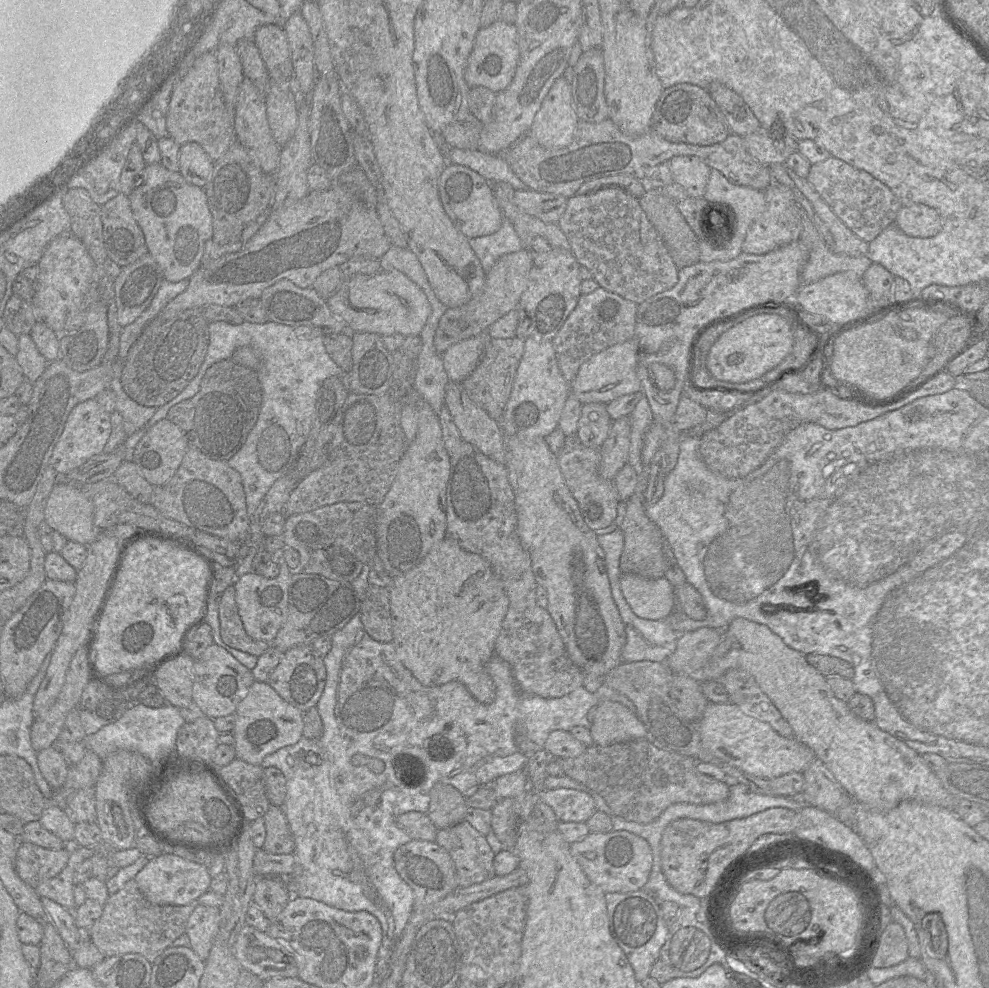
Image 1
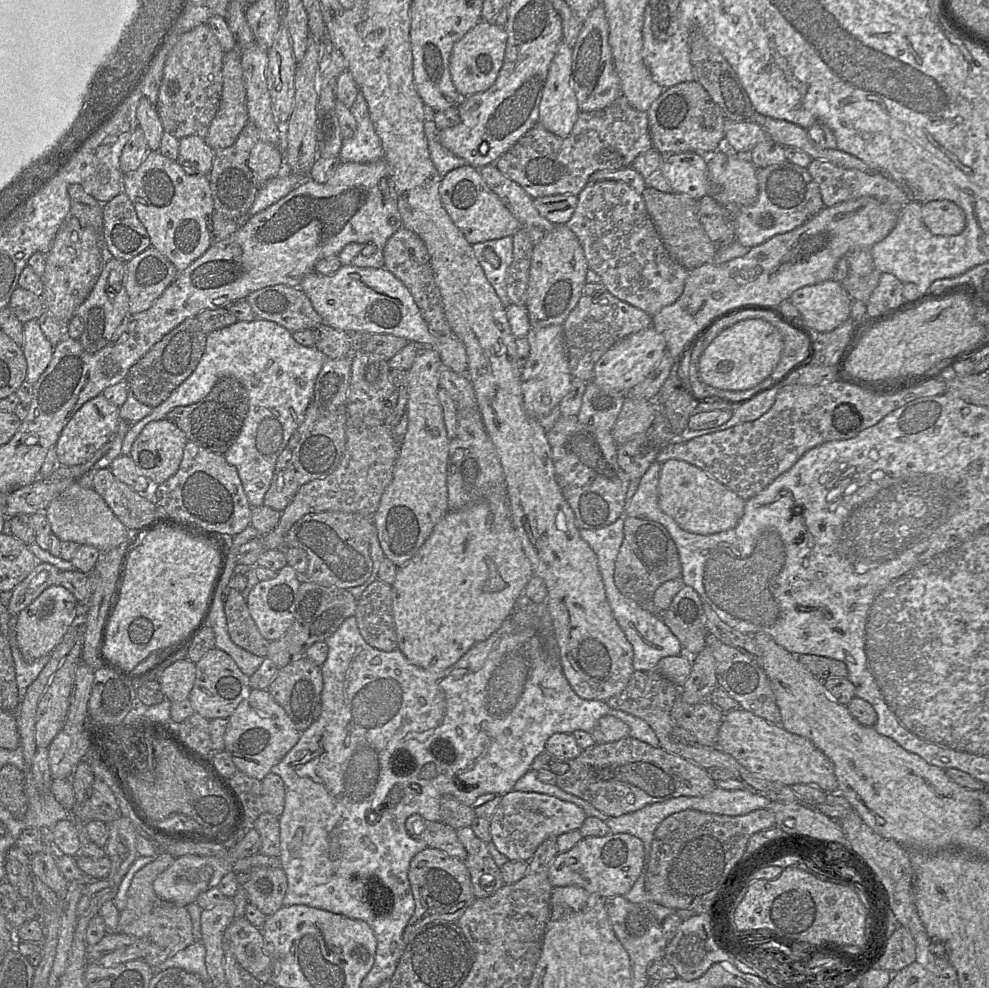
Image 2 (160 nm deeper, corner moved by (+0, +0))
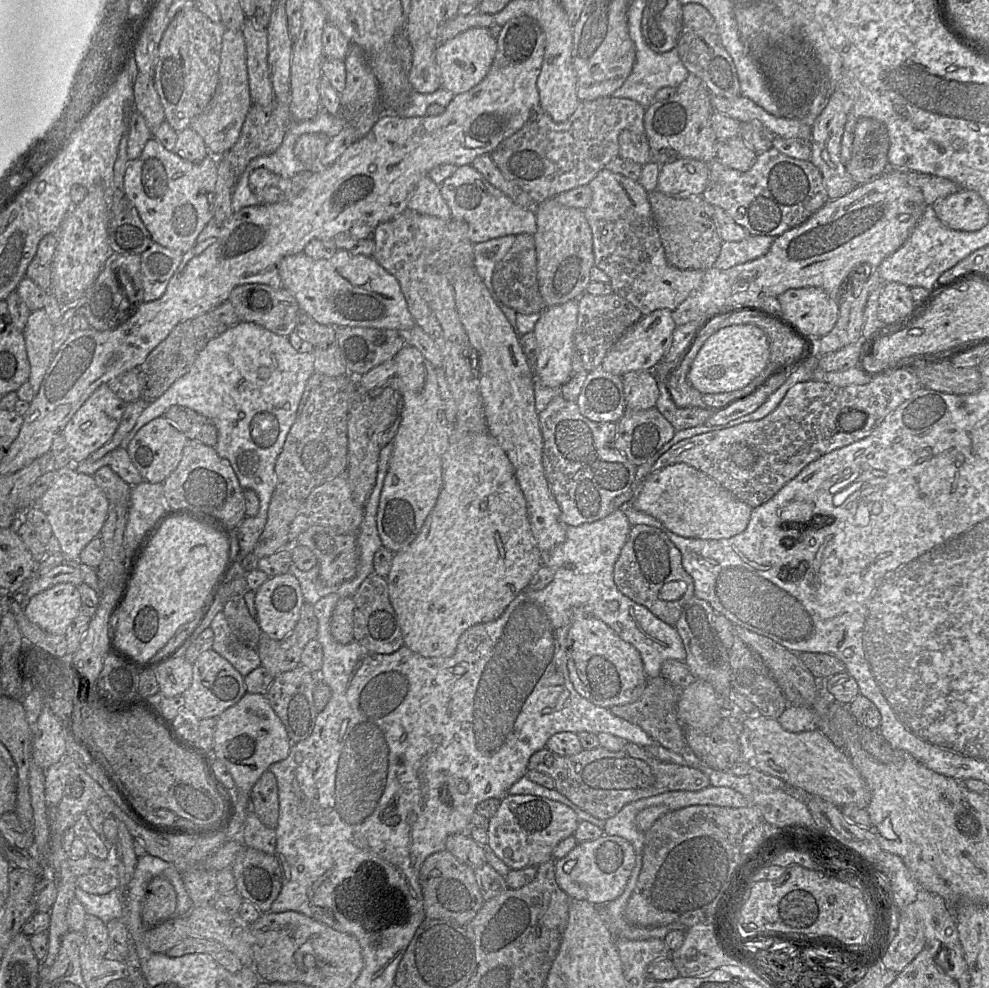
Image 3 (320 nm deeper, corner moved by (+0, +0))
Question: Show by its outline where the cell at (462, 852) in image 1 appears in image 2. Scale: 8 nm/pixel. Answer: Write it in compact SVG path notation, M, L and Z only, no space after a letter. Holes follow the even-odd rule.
M471 827L456 829L456 833L467 852L464 864L469 871L475 897L485 898L492 895L504 882L500 868L489 853L487 843L478 838Z

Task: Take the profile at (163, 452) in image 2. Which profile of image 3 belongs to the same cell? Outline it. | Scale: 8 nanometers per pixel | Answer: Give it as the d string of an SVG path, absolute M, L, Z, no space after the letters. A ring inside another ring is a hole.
M160 416L139 429L130 441L127 451L144 481L163 483L178 467L187 440L188 438L185 434L183 434L174 423L169 421L165 416Z

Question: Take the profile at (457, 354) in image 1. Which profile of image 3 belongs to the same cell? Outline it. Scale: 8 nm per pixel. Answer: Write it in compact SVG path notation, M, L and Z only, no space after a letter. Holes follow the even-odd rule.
M339 250L330 259L316 260L304 252L284 257L278 266L283 288L296 298L301 312L336 328L365 327L409 330L417 324L409 312L399 281L373 257Z

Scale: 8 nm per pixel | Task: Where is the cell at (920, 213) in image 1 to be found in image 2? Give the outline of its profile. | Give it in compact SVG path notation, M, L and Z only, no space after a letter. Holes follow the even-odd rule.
M935 200L922 204L922 219L933 235L960 234L966 225L964 211L949 200Z

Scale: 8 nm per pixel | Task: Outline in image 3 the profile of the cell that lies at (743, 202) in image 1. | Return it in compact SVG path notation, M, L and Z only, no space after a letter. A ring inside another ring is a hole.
M740 136L718 141L716 159L728 168L746 172L754 165L756 156Z

